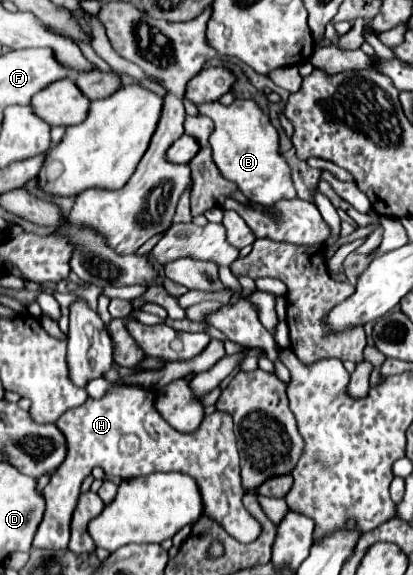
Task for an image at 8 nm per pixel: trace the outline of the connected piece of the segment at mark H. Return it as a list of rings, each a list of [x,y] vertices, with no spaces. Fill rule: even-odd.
[[[116,381],[104,397],[92,399],[86,403],[68,409],[58,421],[56,427],[66,437],[66,459],[52,473],[50,483],[42,489],[46,501],[44,517],[34,535],[34,547],[40,549],[66,549],[70,539],[70,517],[80,495],[80,483],[92,473],[94,467],[102,467],[108,477],[132,479],[140,475],[150,475],[156,471],[168,473],[188,473],[202,495],[202,505],[206,517],[222,525],[234,539],[242,543],[254,541],[258,535],[258,523],[242,505],[246,489],[240,477],[240,455],[236,447],[236,435],[230,413],[214,411],[204,417],[202,425],[194,433],[180,433],[168,425],[168,421],[156,409],[156,393],[152,389],[138,387],[136,383]],[[134,435],[140,439],[138,451],[124,451],[122,437]]]

